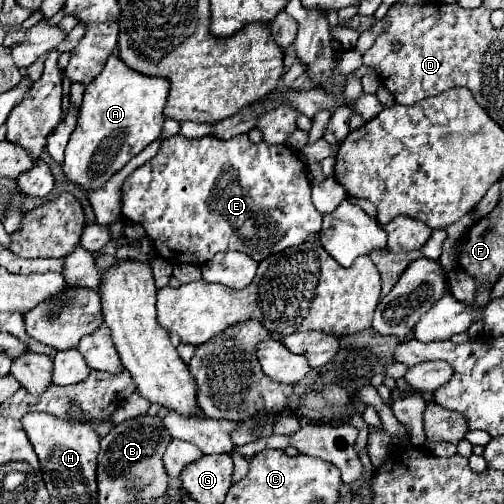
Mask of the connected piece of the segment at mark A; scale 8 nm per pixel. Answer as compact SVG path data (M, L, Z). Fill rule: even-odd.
M112 54L102 72L84 90L78 126L66 146L66 178L84 190L104 186L112 174L116 174L130 158L134 158L162 134L168 92L168 78L144 76L124 66L124 62Z

